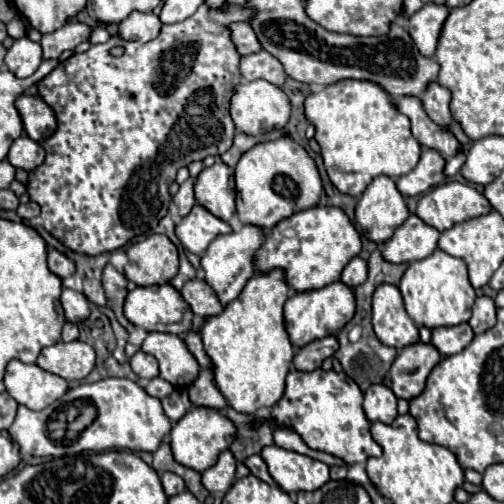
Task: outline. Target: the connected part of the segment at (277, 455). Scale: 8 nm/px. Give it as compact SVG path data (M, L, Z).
M278 446L264 448L262 458L268 464L270 476L284 492L318 490L330 480L330 468L324 462Z

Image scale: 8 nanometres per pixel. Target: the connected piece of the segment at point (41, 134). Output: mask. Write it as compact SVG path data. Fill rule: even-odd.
M20 96L16 100L16 108L22 116L26 134L36 140L44 142L56 130L56 116L52 108L40 96Z

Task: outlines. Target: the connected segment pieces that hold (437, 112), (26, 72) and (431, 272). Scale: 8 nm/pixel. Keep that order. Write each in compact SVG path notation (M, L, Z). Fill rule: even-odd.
M430 82L428 88L424 90L424 94L420 96L426 114L440 126L450 126L452 116L448 110L448 102L450 102L450 90L440 86L438 82Z
M24 36L12 44L4 62L6 62L8 70L14 72L18 78L28 78L38 70L40 62L42 62L42 48L40 48L40 44L32 42L28 36Z
M436 248L428 258L412 262L404 272L398 288L402 292L408 316L418 326L426 326L426 328L456 326L470 320L476 294L468 280L466 264L460 258L442 252L440 248Z

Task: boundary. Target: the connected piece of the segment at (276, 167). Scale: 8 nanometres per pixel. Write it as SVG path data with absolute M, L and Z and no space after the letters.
M282 136L272 142L260 142L242 154L236 164L236 192L240 220L270 230L288 216L316 206L322 194L322 180L308 152L290 136Z

